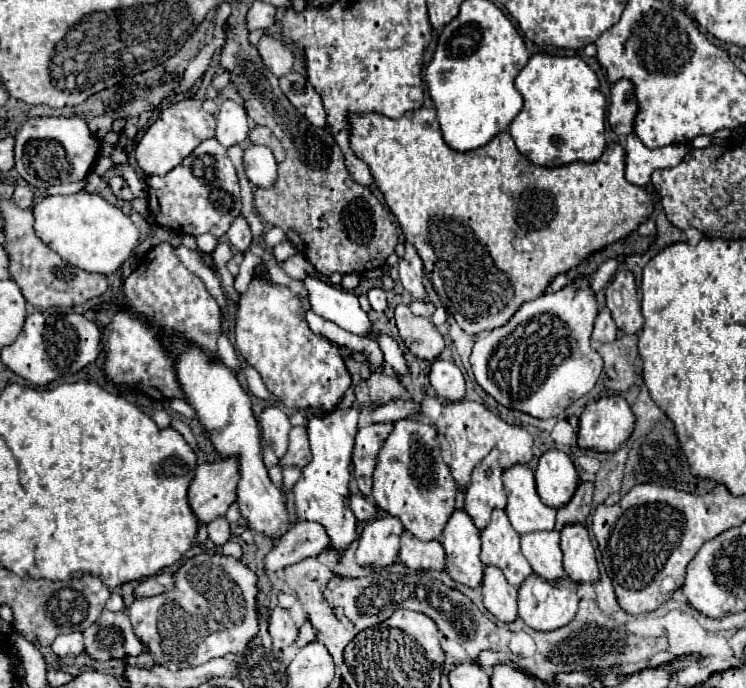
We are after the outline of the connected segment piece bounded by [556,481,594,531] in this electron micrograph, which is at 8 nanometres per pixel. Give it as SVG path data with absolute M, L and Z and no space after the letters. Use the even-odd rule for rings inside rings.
M586 481L580 483L574 497L566 507L558 509L558 519L556 519L556 529L560 531L568 523L584 523L592 511L592 493L594 493L594 483Z

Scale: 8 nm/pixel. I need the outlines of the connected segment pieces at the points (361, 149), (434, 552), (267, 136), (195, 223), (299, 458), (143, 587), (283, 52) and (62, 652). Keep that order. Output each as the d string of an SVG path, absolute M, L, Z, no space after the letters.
M434 107L414 109L414 111L404 113L398 119L390 119L390 117L382 115L382 113L364 113L364 115L350 113L348 115L348 135L350 135L350 147L352 147L354 155L358 159L362 159L370 167L370 173L372 173L378 189L382 191L386 205L396 215L396 221L400 223L406 241L410 245L414 245L414 249L418 251L418 255L420 255L420 259L424 263L426 275L430 277L440 301L444 301L448 313L452 313L454 319L458 321L458 325L470 335L478 335L478 333L482 333L486 329L494 329L494 327L504 325L524 301L540 297L546 291L548 283L558 273L568 273L570 269L578 267L578 263L582 263L590 253L594 253L594 251L598 251L598 249L602 249L602 247L626 237L628 233L636 231L640 227L640 223L644 223L648 219L648 215L654 209L654 201L658 199L658 195L646 191L646 187L638 187L638 185L632 185L632 183L626 181L626 177L624 177L626 153L624 153L620 143L610 143L606 147L606 151L602 153L602 157L598 161L594 161L594 163L568 163L568 165L562 165L562 167L540 167L540 165L530 163L524 155L520 155L520 151L516 149L516 145L514 145L514 141L512 141L508 131L498 133L484 147L460 153L460 151L450 149L446 145L446 141L442 139L442 131L440 131L440 123L436 119Z
M410 531L402 533L400 543L400 563L410 569L444 569L446 553L440 541L420 541L410 535Z
M256 125L252 131L250 131L250 141L256 143L256 145L266 145L272 149L272 153L276 155L276 161L282 163L284 161L284 149L280 145L280 141L276 139L276 135L268 129L268 127L262 127L262 125Z
M206 139L168 175L152 175L148 179L148 205L152 219L160 227L170 227L176 233L190 233L194 237L202 233L222 237L232 219L242 213L238 173L226 147L216 139Z
M292 427L290 431L290 441L288 441L288 451L280 459L280 467L304 467L310 463L312 453L308 447L308 435L304 427Z
M160 573L160 575L152 575L148 577L146 581L142 581L136 589L134 589L134 597L140 599L140 597L154 597L154 595L160 595L160 593L166 593L170 591L174 585L172 585L172 579L170 579L170 573Z
M262 35L260 43L258 43L258 53L264 61L264 65L276 75L276 77L284 77L292 71L292 51L280 41L280 37L276 35Z
M74 631L70 635L58 635L58 639L54 639L52 643L52 651L62 657L78 657L84 651L84 637L80 631Z

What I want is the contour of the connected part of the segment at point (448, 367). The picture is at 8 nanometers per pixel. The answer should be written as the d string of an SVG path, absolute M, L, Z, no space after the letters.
M436 359L432 365L432 371L430 371L430 383L432 383L436 395L442 399L448 399L448 401L460 401L466 393L464 375L458 369L458 365L452 361Z

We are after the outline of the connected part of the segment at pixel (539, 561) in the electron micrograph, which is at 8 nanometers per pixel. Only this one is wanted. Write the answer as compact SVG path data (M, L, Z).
M532 531L522 535L522 553L536 575L548 581L564 577L558 531Z

